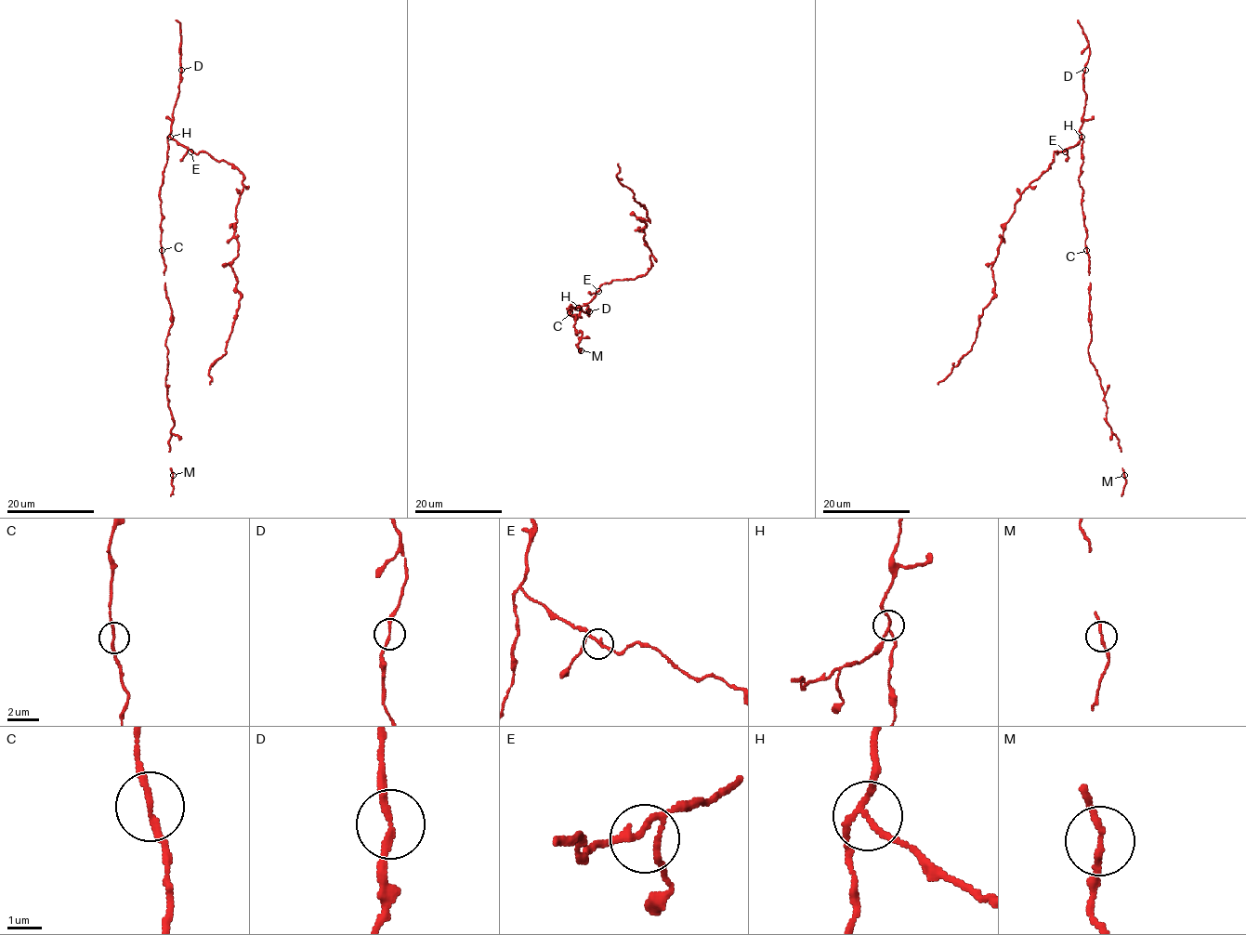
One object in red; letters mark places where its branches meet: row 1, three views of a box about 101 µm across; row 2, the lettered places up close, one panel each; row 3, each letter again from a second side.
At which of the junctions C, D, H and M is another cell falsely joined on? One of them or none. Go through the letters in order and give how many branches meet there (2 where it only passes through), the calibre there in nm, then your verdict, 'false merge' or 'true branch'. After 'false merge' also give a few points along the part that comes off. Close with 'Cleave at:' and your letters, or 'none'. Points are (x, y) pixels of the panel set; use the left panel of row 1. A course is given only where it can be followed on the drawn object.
C: branches 2; calibre 150 nm; true branch
D: branches 2; calibre 160 nm; true branch
H: branches 3; calibre 150 nm; false merge; course (170, 136), (225, 160), (243, 178), (231, 263), (241, 297), (211, 384)
M: branches 2; calibre 170 nm; true branch
Cleave at: H

